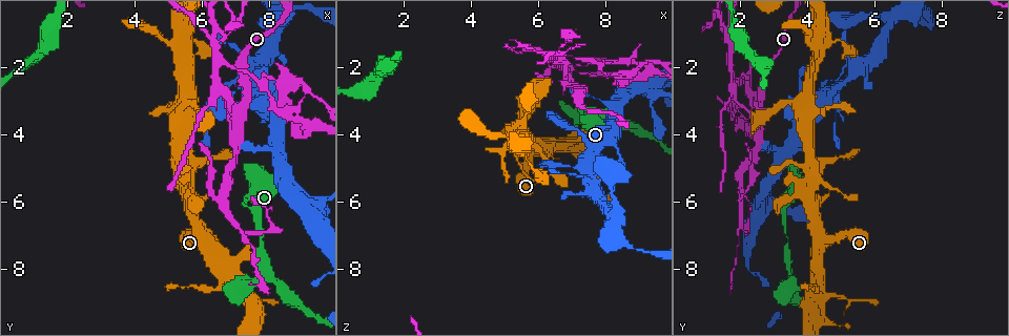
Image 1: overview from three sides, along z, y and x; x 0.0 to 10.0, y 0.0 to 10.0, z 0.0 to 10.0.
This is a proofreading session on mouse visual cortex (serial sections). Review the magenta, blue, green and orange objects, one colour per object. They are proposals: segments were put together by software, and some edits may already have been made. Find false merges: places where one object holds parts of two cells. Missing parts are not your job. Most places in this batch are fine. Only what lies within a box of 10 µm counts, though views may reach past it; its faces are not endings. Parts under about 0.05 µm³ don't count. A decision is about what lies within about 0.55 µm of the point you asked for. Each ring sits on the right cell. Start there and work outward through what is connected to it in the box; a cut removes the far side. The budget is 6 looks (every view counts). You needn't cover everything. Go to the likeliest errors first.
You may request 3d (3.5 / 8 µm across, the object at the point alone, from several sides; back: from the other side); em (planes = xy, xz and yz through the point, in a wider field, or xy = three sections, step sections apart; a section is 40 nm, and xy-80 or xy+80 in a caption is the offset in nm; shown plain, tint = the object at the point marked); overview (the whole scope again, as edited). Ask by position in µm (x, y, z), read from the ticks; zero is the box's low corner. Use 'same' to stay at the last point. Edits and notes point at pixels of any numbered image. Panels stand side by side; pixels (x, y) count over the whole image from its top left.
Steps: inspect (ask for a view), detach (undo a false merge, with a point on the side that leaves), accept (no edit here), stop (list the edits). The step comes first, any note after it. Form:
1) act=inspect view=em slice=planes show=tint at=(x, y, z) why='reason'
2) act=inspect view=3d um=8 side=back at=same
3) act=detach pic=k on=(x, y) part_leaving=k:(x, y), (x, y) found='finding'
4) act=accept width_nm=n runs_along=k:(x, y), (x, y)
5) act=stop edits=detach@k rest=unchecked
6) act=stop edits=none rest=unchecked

act=inspect view=3d um=3.5 at=(7.05, 3.90, 2.60) why='side arm on a straight run'

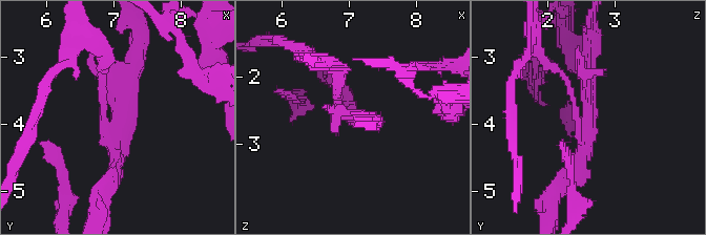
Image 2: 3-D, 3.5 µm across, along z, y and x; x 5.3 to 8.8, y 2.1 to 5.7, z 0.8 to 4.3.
act=detach pic=2 on=(335, 95) part_leaving=2:(581, 121), (567, 82), (533, 37) found='a second cell is stuck on'

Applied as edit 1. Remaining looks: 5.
act=inspect view=3d um=3.5 at=(7.80, 7.40, 3.45)

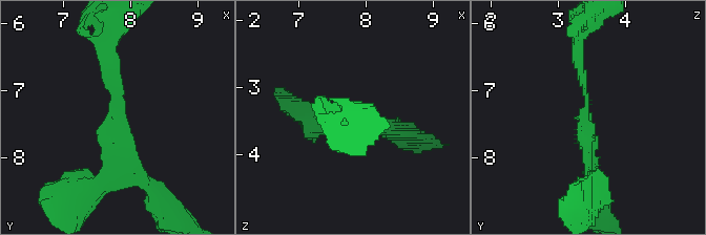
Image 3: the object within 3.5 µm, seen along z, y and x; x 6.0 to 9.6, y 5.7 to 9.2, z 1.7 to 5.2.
act=inspect view=em slice=xy step=3 show=tint at=(7.80, 7.45, 3.45)

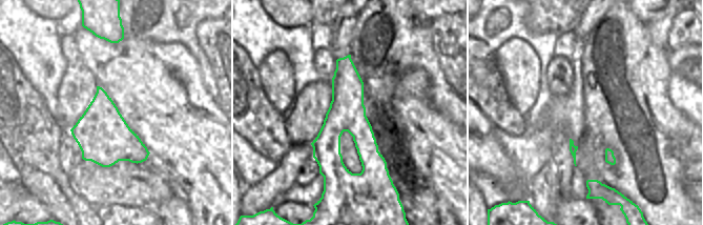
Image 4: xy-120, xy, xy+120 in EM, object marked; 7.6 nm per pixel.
act=accept runs_along=3:(578, 54), (592, 186) found='one cell here'

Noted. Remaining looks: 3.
act=inspect view=em slice=xy step=2 show=tint at=(5.55, 5.50, 4.10) why='looks like a crossing'

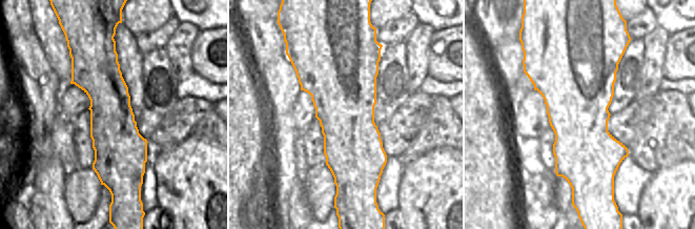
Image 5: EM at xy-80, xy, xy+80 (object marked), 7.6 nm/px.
act=inspect view=3d um=3.5 at=same

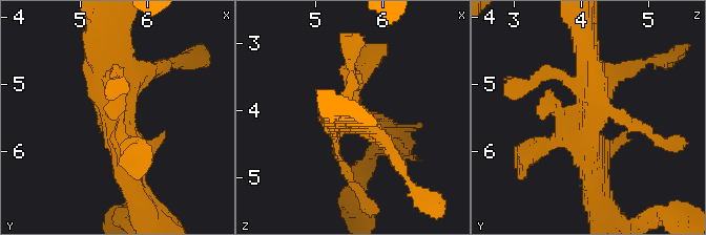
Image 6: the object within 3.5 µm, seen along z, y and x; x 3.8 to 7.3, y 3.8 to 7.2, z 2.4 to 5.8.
act=accept runs_along=6:(132, 185), (98, 52) found='continuous, no second cell'

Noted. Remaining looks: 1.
act=stop edits=detach@2 rest=unchecked

